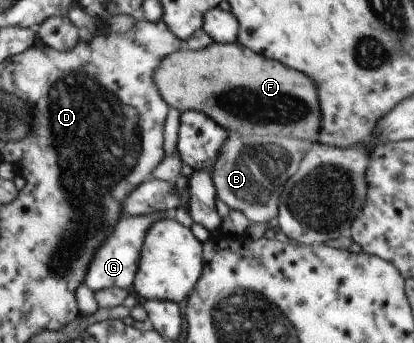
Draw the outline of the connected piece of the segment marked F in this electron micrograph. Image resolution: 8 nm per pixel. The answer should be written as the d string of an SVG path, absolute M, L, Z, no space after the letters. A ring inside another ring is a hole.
M237 41L231 44L212 42L199 50L182 48L162 60L154 75L161 96L172 109L192 110L212 118L222 129L250 135L296 137L302 141L316 142L321 127L320 92L316 85L302 73L282 65L282 62L254 53Z

